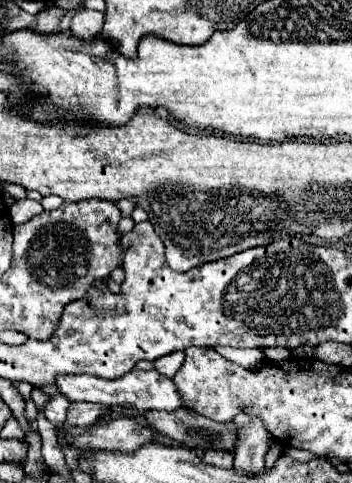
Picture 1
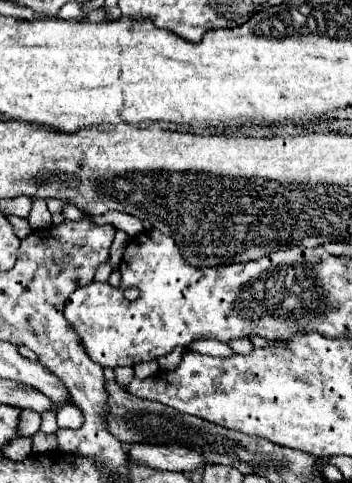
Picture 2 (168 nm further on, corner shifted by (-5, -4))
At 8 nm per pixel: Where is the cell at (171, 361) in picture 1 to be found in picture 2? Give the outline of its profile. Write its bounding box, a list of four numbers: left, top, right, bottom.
[158,348,184,370]

